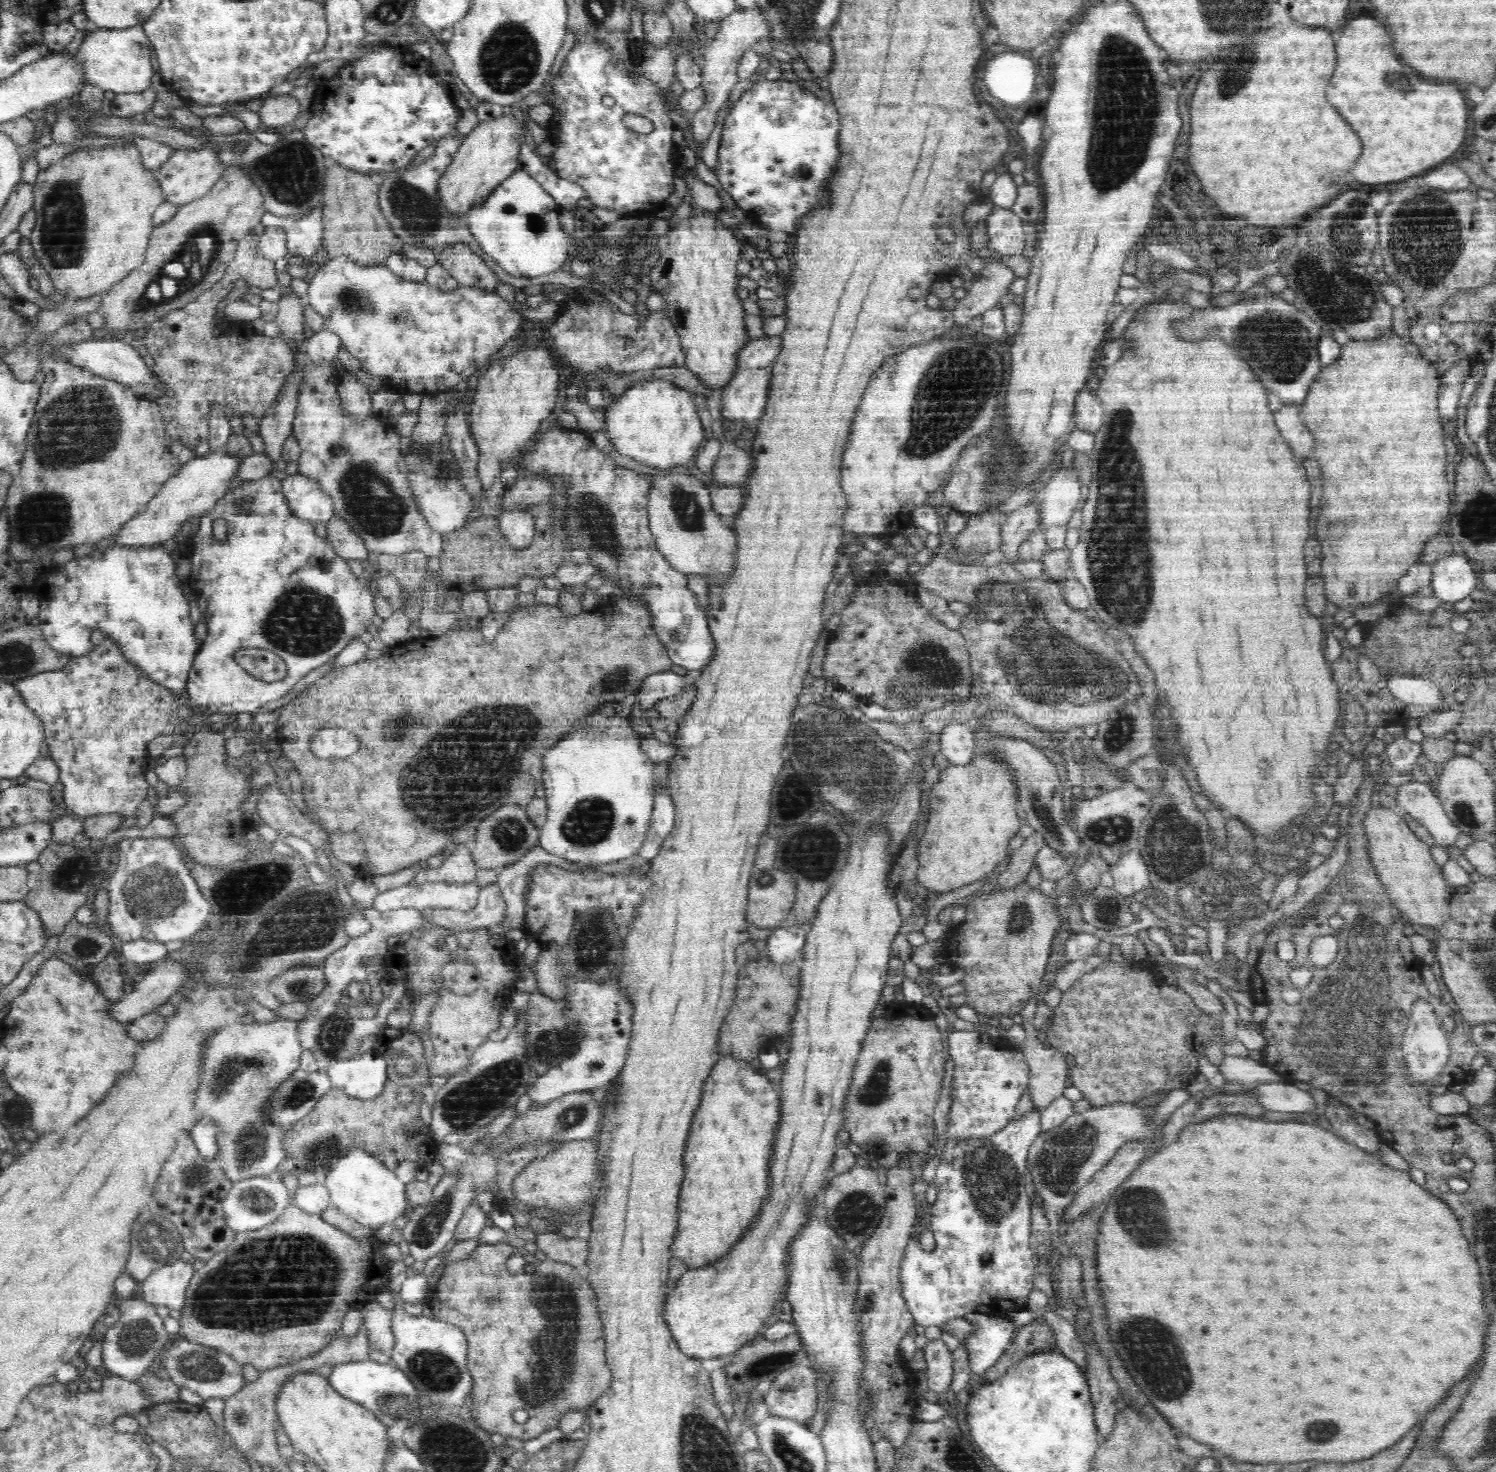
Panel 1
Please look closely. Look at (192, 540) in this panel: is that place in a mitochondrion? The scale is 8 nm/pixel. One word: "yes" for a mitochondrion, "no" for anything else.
no

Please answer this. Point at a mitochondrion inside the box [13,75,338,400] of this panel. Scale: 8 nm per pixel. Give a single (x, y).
(62, 218)

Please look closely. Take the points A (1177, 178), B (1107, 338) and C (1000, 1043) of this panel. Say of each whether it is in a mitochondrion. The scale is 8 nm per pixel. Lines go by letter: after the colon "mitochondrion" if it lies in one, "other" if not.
A: other
B: other
C: other

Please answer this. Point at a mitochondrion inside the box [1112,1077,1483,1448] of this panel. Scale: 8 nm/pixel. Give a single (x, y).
(1319, 1432)

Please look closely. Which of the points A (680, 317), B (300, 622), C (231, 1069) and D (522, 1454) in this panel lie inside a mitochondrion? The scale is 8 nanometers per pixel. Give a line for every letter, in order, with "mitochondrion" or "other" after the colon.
A: other
B: mitochondrion
C: mitochondrion
D: other

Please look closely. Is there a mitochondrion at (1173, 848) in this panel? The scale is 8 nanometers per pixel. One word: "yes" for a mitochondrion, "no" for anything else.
yes

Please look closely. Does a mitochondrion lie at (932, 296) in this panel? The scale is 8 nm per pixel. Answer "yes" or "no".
no

